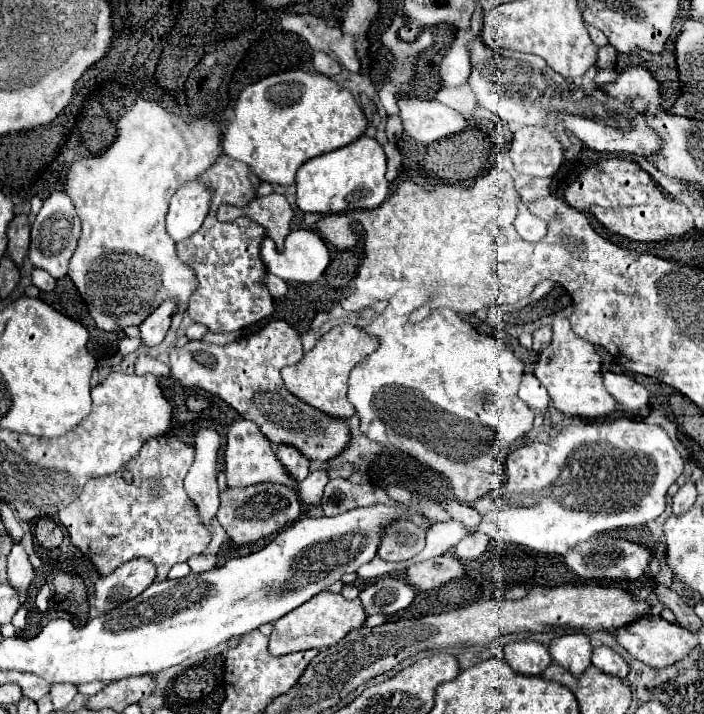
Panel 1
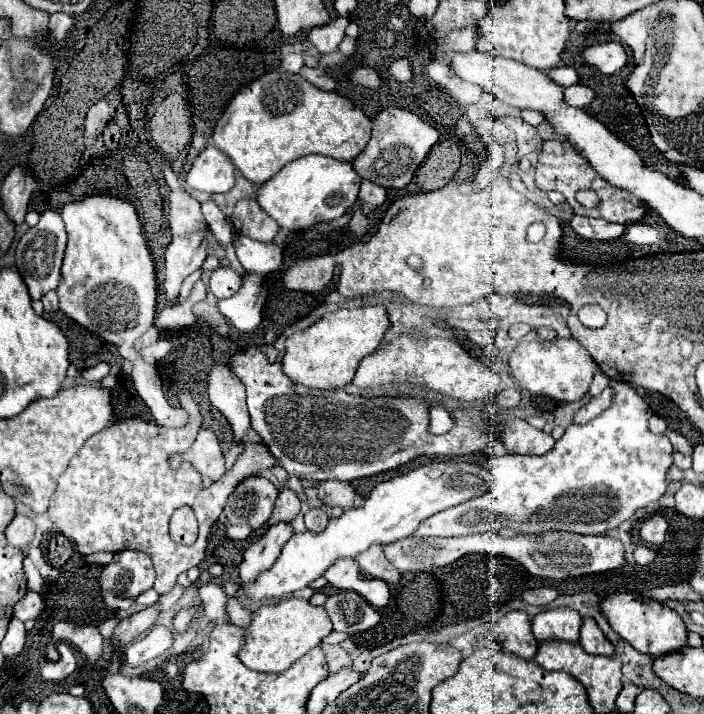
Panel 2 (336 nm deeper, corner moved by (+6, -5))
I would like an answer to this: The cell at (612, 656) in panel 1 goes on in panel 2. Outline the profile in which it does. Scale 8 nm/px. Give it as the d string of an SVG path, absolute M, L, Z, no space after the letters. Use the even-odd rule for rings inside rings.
M584 618L584 624L580 628L580 644L588 654L594 656L614 656L612 642L602 634L598 624L592 618Z

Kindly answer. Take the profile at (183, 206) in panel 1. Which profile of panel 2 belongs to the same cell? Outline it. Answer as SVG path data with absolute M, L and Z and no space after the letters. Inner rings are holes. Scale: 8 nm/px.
M216 146L204 148L186 176L188 186L206 192L228 192L234 186L234 164Z

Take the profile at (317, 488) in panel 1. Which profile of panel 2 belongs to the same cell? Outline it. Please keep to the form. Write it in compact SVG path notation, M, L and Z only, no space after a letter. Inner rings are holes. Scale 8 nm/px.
M272 526L266 530L266 534L256 540L246 552L244 552L244 560L238 566L240 570L240 582L248 584L254 582L262 572L266 572L268 568L272 568L272 564L278 560L282 546L286 544L286 540L292 536L292 526Z

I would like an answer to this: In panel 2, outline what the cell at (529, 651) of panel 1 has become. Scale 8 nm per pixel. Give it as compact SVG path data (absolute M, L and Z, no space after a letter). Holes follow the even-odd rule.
M524 610L508 612L496 622L494 642L498 642L502 650L526 660L532 660L538 650L538 642L530 630L530 618Z

